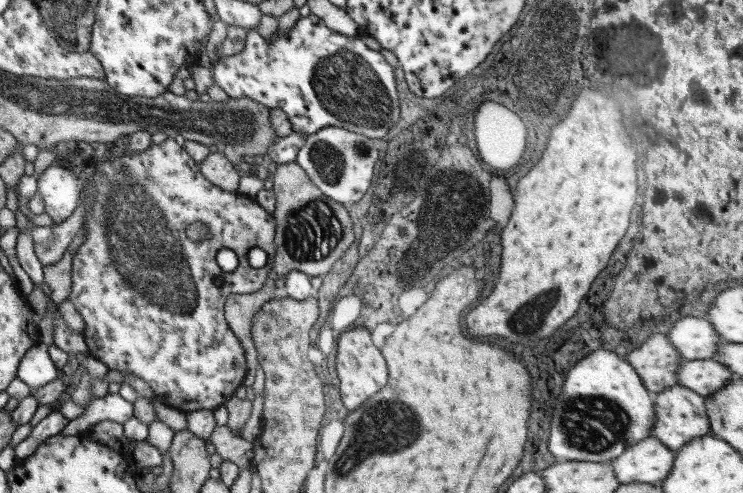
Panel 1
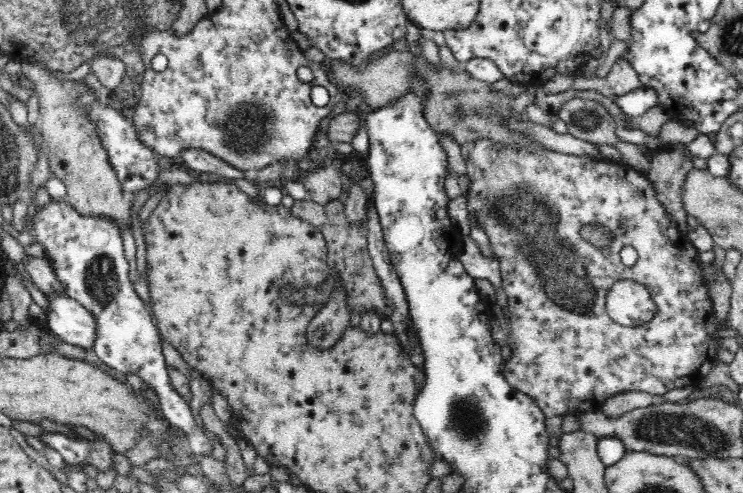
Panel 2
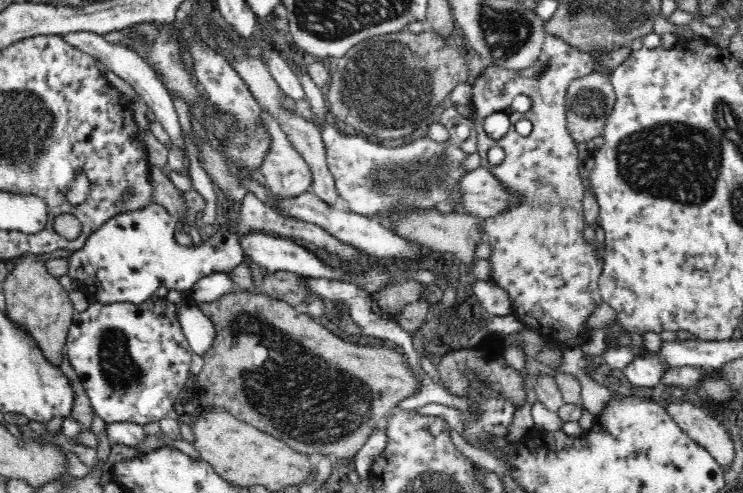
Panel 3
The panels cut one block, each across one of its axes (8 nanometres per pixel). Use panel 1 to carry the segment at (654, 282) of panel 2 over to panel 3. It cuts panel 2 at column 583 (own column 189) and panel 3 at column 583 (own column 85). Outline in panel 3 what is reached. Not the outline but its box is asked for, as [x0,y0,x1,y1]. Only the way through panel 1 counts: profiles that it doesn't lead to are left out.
[470,36,607,352]

